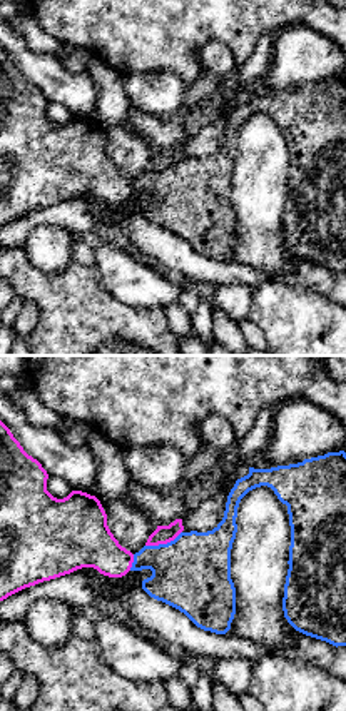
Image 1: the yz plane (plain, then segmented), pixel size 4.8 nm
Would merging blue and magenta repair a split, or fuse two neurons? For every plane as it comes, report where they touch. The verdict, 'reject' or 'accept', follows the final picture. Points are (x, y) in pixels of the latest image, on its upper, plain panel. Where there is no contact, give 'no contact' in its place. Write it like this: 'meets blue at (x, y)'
meets blue at (162, 171)

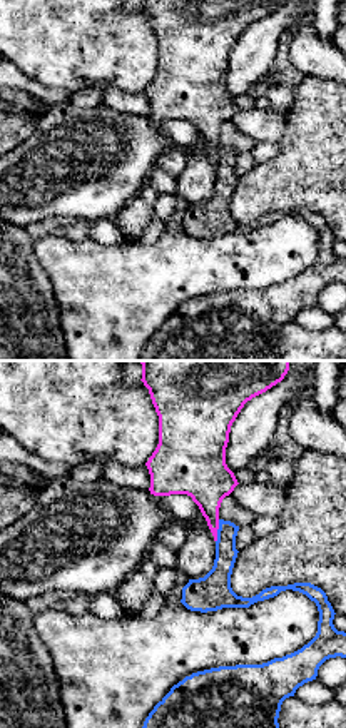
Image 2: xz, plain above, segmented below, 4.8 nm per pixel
meets blue at (218, 157)

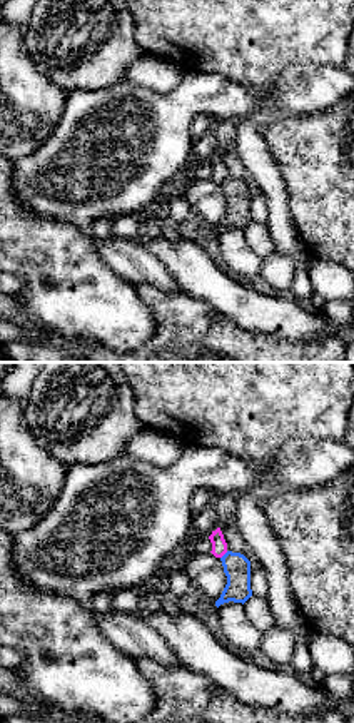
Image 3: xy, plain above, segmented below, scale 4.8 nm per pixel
meets blue at (224, 181)

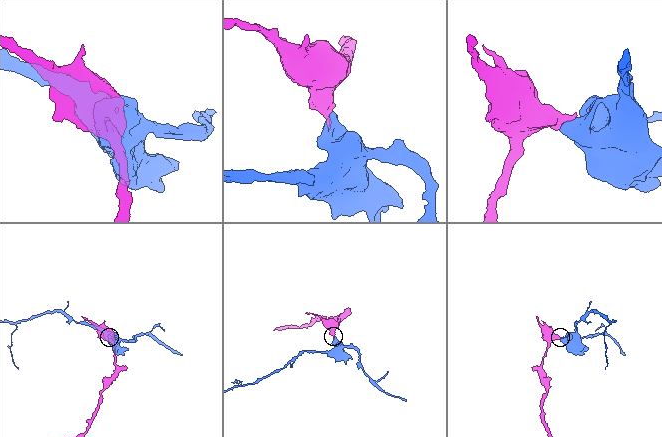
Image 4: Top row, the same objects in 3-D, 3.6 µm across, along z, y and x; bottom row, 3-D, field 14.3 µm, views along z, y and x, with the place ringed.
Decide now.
reject

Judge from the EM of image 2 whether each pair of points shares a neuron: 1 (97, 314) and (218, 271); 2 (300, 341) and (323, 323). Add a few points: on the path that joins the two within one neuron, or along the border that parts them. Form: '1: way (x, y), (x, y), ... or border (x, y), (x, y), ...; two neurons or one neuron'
1: way (127, 291), (174, 269), (188, 269); one neuron
2: border (295, 321), (313, 331), (328, 329); two neurons

